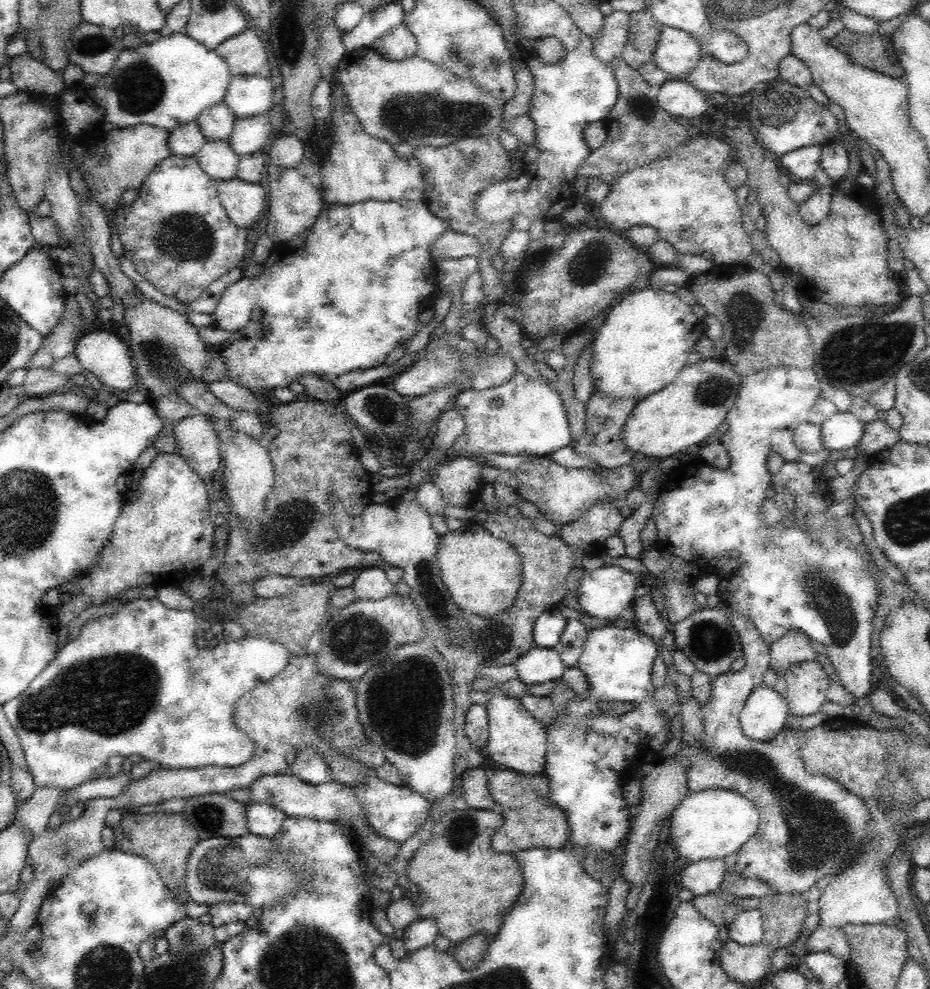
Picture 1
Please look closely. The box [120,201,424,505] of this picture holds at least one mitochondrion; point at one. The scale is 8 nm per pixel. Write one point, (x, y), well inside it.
(187, 238)

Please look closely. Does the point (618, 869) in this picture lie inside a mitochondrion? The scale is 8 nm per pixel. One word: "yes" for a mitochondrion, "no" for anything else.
no

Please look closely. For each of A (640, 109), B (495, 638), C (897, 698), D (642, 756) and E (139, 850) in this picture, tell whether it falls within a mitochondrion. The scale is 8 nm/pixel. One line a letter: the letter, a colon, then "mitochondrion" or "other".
A: mitochondrion
B: mitochondrion
C: other
D: other
E: other

